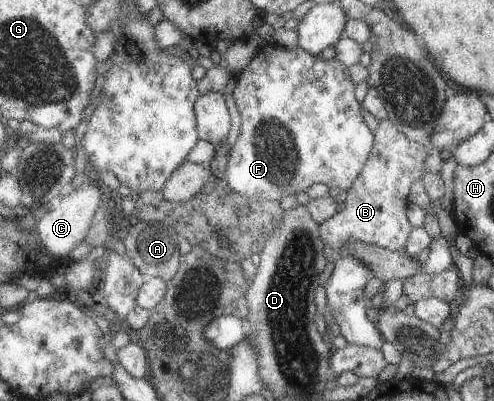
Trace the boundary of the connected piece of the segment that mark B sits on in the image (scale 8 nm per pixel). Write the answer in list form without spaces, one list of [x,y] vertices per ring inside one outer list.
[[[386,117],[377,121],[377,127],[372,131],[372,146],[363,167],[351,182],[347,189],[341,191],[346,197],[341,200],[343,209],[335,212],[331,217],[318,224],[318,234],[322,243],[322,252],[328,261],[334,261],[339,256],[339,247],[343,241],[360,241],[382,247],[383,249],[401,250],[407,241],[407,235],[412,227],[405,215],[406,195],[415,180],[421,180],[427,171],[423,165],[423,159],[430,150],[429,145],[420,144],[417,141],[407,139],[403,133],[399,133],[393,123]]]

